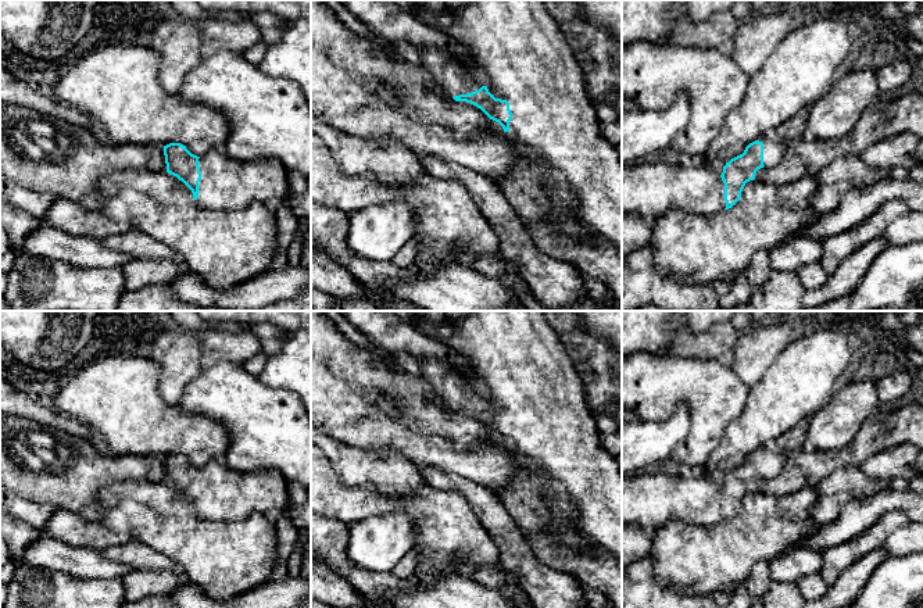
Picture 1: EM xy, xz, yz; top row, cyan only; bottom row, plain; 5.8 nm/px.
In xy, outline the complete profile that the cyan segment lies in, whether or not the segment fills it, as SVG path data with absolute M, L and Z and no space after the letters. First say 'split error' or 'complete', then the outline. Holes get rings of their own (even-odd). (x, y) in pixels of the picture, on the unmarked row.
split error | M180 454L164 457L167 483L182 491L200 518L243 519L253 514L275 516L289 507L287 480L272 468L237 473L222 459L201 468Z

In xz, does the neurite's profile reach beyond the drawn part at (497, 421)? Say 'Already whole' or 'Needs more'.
Needs more

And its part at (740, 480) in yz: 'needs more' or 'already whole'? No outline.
needs more

